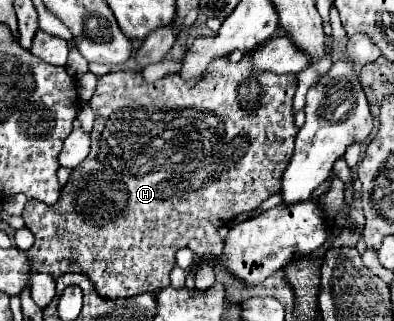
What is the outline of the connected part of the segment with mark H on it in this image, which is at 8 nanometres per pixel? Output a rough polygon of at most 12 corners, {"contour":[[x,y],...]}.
{"contour":[[295,74],[99,76],[33,272],[159,292],[281,190]]}

